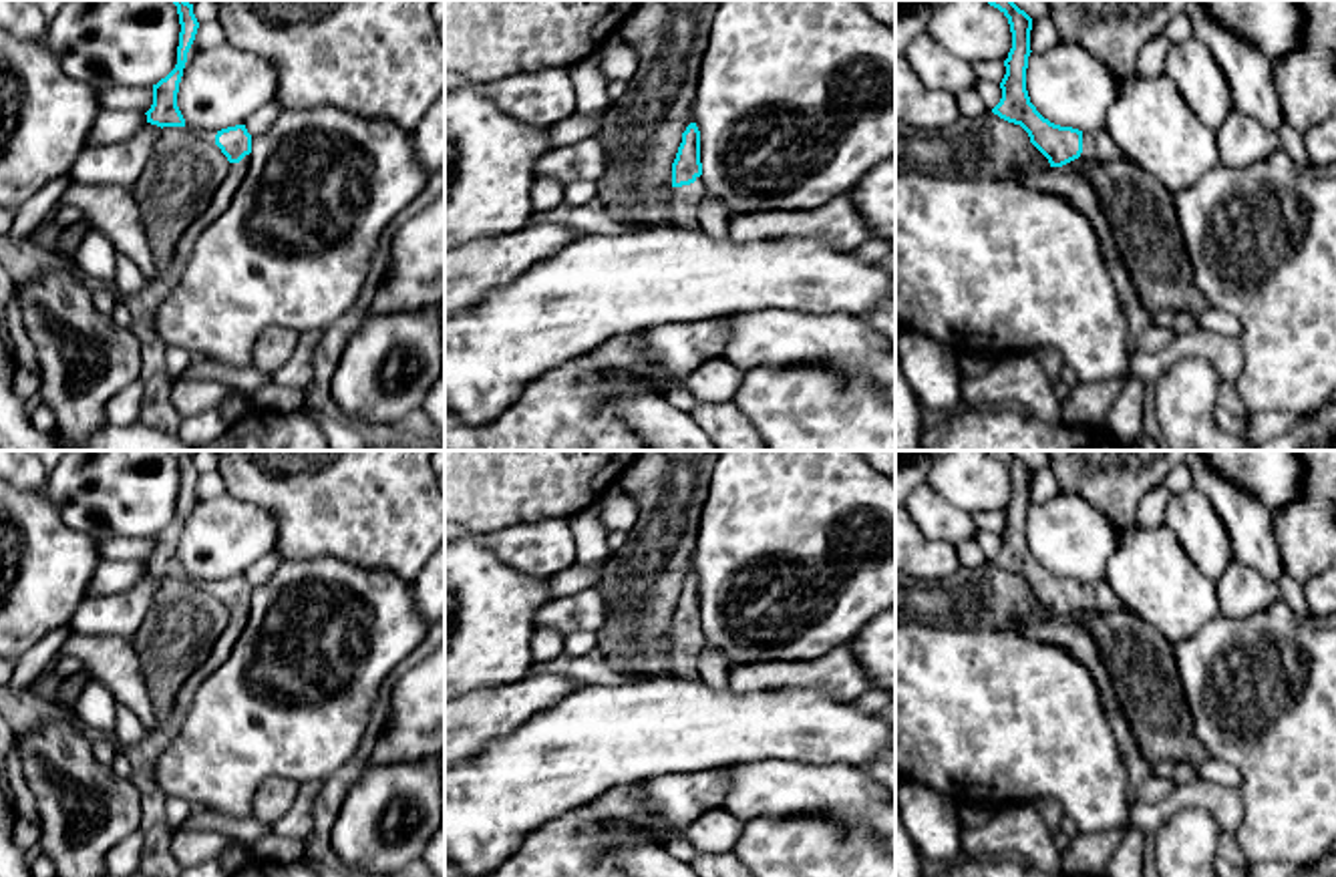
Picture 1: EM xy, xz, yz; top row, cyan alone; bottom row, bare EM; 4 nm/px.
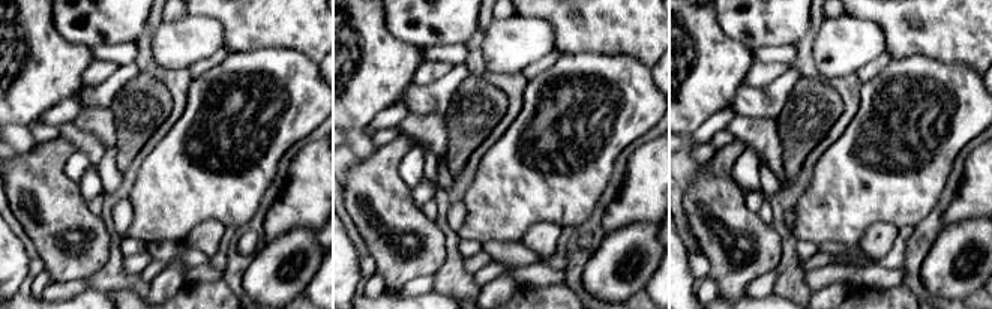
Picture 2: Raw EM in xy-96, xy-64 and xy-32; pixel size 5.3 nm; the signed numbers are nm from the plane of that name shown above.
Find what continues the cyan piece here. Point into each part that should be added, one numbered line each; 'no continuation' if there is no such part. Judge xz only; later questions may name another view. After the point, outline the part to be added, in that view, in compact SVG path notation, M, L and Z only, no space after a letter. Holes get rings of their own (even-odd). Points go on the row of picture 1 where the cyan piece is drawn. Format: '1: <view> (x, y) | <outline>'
1: xz (685, 202) | M702 175L690 185L674 187L670 201L674 221L690 229L698 227L698 203L704 195Z

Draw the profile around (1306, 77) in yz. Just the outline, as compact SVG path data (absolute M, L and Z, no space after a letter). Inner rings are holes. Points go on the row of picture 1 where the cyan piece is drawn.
M1298 0L1304 14L1304 38L1296 50L1272 62L1284 121L1298 133L1336 117L1336 0Z

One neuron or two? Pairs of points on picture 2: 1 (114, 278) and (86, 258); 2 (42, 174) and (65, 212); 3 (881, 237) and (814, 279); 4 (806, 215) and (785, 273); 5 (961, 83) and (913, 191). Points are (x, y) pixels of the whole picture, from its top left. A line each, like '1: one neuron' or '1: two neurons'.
1: two neurons
2: one neuron
3: two neurons
4: two neurons
5: one neuron

